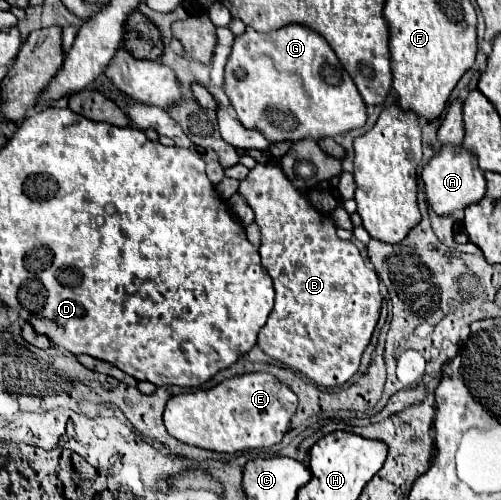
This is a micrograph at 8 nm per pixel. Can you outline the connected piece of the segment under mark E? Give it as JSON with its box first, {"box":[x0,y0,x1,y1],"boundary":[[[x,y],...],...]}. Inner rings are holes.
{"box":[164,373,298,453],"boundary":[[[244,373],[212,389],[182,393],[166,403],[164,425],[178,441],[218,453],[262,449],[278,443],[290,427],[298,397],[268,373]]]}

